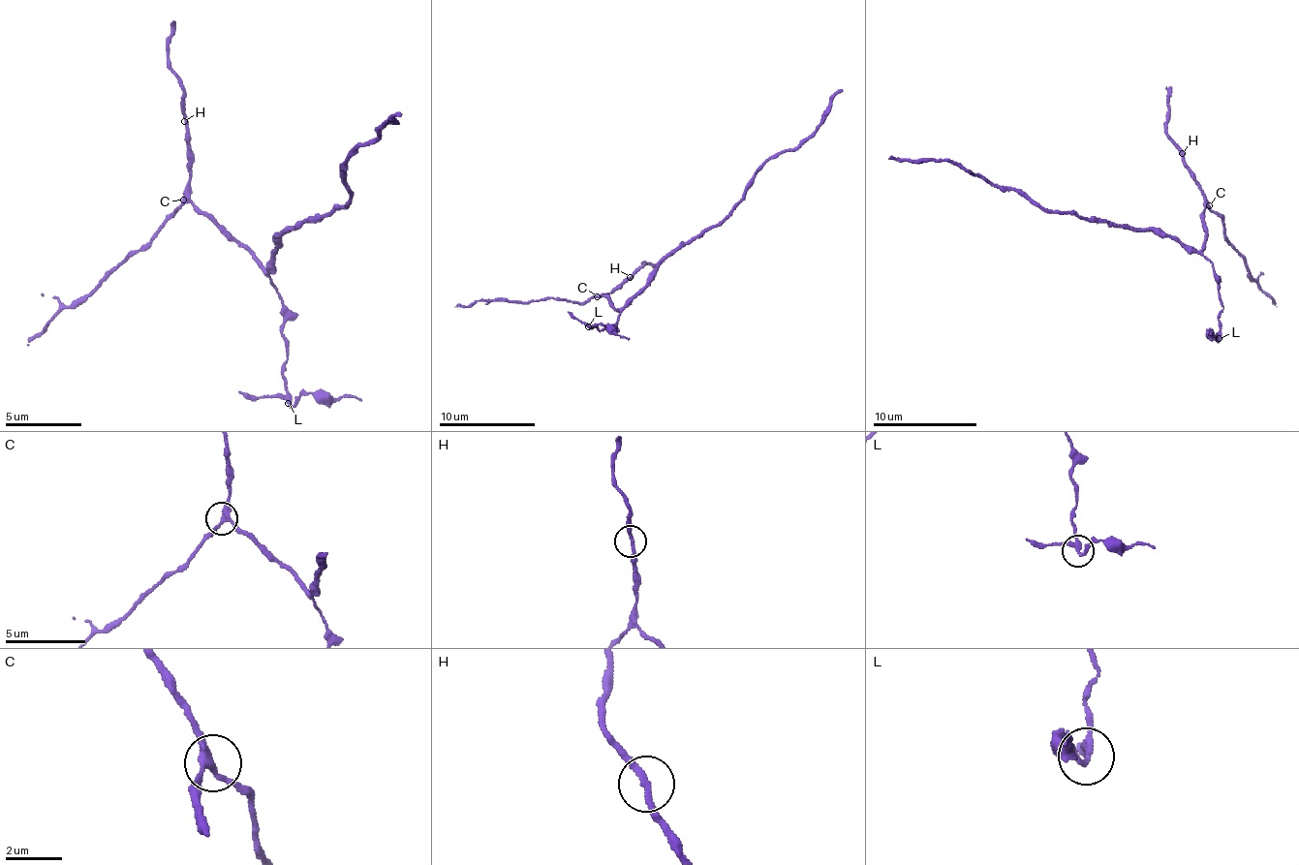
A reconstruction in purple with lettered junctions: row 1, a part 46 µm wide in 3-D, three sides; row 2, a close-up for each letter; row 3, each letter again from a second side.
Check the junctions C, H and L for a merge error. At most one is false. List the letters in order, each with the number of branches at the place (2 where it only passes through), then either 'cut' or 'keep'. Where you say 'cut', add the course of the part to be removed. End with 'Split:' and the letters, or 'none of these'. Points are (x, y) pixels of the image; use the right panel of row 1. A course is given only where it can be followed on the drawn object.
C: 3 branches meet; keep
H: 2 branches meet; keep
L: 3 branches meet; cut; foreign part runs (1219, 339), (1206, 332), (1212, 333)
Split: L

